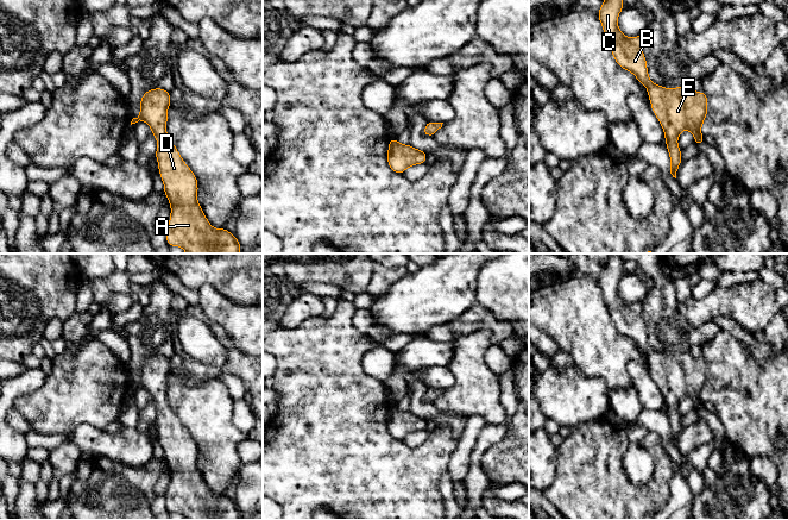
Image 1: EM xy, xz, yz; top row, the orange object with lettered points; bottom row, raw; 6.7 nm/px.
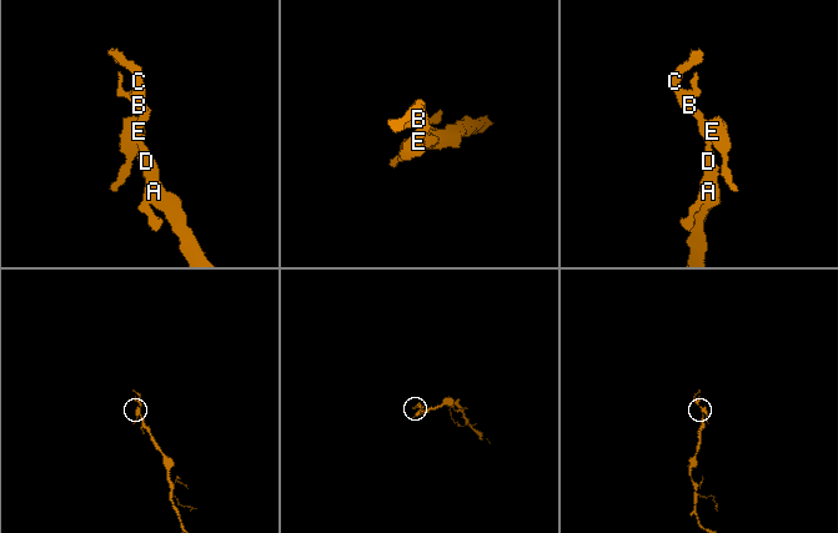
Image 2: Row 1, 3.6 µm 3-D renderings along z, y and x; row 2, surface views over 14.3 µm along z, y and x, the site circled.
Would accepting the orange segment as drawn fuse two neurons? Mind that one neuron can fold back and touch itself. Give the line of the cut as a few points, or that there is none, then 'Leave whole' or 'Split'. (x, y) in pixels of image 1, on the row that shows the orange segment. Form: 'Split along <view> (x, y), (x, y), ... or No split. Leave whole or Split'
No split. Leave whole

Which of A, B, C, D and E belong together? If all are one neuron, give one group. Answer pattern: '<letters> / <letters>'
A B C D E

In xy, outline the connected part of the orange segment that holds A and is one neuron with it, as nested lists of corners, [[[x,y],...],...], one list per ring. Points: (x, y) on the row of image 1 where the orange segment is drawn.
[[[163,88],[145,92],[139,102],[140,114],[131,121],[132,125],[144,120],[151,127],[152,136],[158,143],[155,156],[157,157],[159,175],[164,184],[164,194],[171,207],[166,244],[169,246],[179,246],[187,253],[240,253],[241,245],[234,234],[226,228],[214,228],[209,224],[197,201],[197,178],[187,163],[183,162],[174,143],[168,138],[166,123],[170,101],[169,92]]]

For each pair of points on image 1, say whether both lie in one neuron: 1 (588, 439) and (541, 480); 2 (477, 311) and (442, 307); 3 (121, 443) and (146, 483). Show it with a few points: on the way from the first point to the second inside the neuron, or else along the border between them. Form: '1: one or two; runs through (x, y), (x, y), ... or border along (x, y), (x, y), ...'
1: two; border along (556, 448), (555, 478), (543, 492)
2: two; border along (477, 302), (447, 325)
3: two; border along (152, 456), (147, 462), (139, 465), (119, 465)

